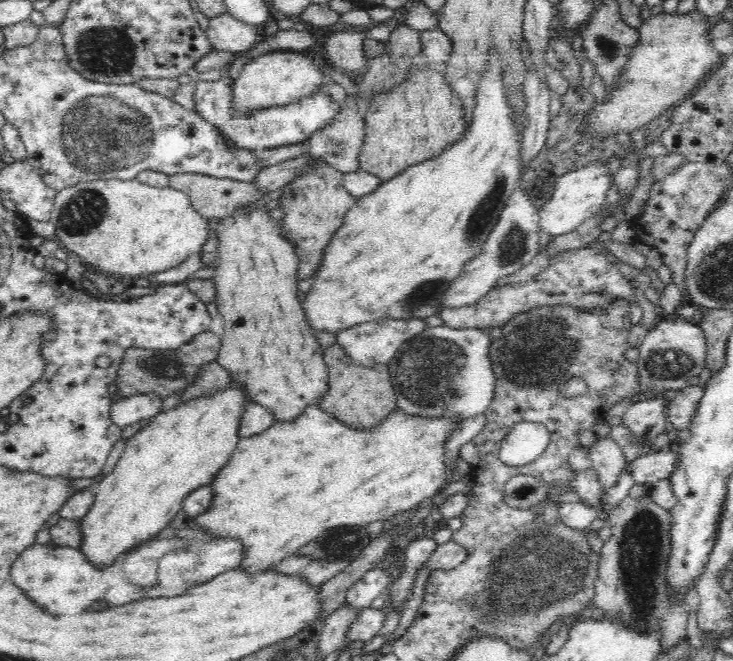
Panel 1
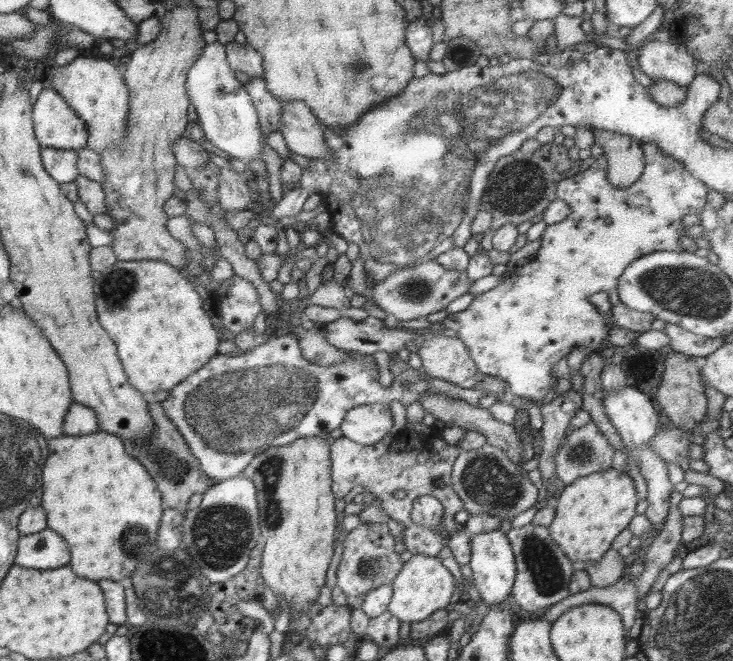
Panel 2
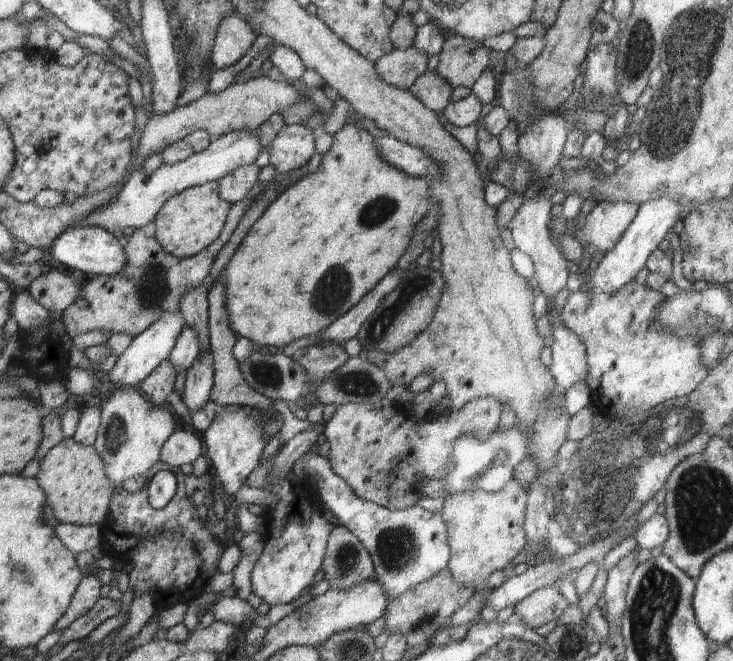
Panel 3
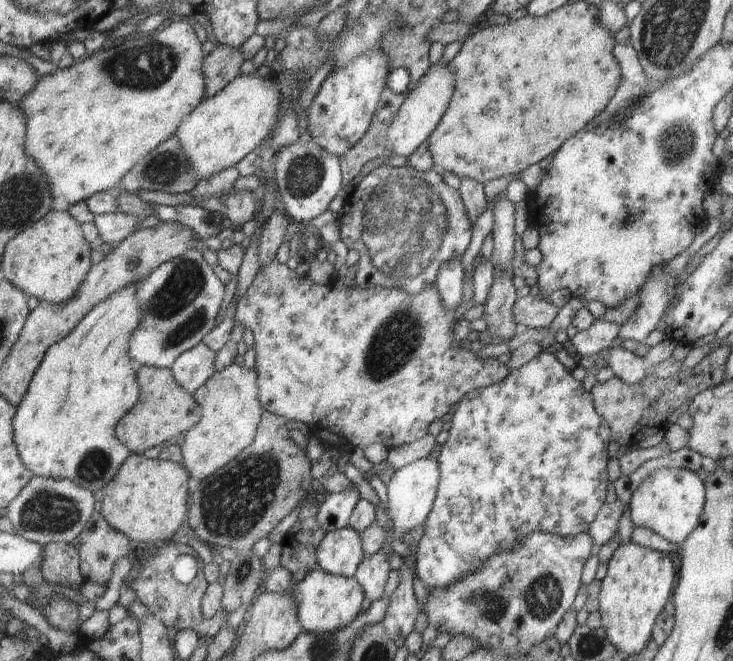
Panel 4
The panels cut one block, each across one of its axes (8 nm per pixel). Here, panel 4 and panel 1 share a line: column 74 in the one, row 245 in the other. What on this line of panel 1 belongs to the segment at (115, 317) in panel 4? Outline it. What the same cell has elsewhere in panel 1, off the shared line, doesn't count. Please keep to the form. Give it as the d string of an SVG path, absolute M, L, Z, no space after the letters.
M490 51L490 54L487 72L482 76L482 80L478 84L478 92L472 114L473 118L471 119L470 128L468 128L468 134L464 134L462 140L458 144L454 144L452 148L448 146L446 150L442 150L442 154L438 154L436 158L430 158L426 162L418 162L418 164L410 166L408 170L404 170L402 174L398 174L398 176L381 183L374 192L357 199L354 206L351 206L346 213L342 226L336 230L325 248L321 262L322 266L318 266L316 274L312 277L310 290L306 293L304 300L301 301L307 321L314 333L326 330L326 332L337 334L340 330L346 330L351 326L366 322L378 322L384 319L408 321L410 318L424 319L428 318L428 316L439 314L438 306L440 306L446 290L452 286L454 280L461 276L468 262L482 252L482 246L486 244L491 230L494 228L495 223L498 222L501 211L506 206L506 202L508 202L510 195L513 194L514 189L520 185L520 178L526 172L526 164L521 164L519 159L521 144L524 142L524 134L518 133L518 127L514 125L513 112L508 104L505 86L503 85L506 67L502 65L502 59L500 59L500 55L496 51Z

